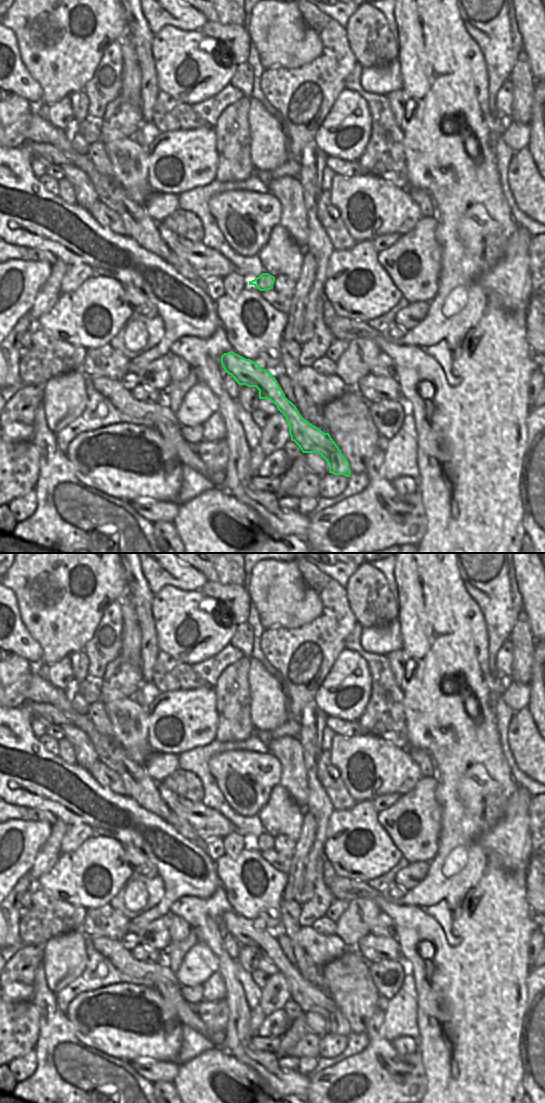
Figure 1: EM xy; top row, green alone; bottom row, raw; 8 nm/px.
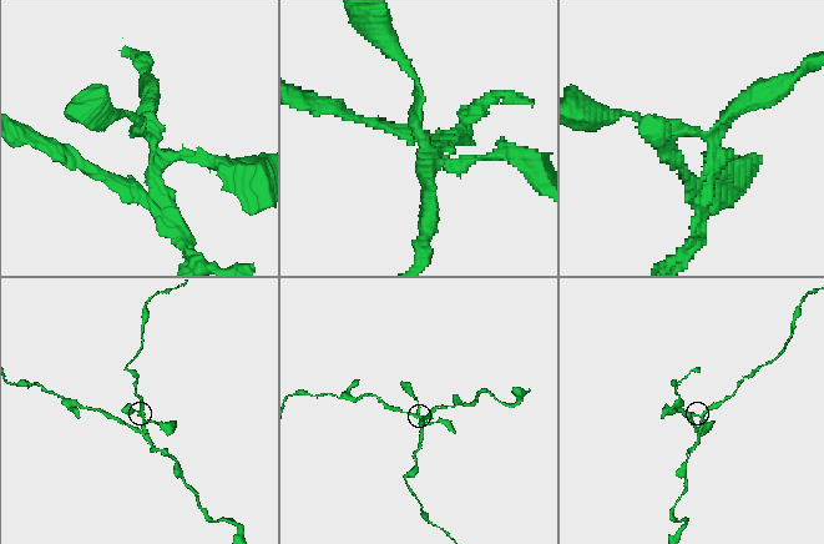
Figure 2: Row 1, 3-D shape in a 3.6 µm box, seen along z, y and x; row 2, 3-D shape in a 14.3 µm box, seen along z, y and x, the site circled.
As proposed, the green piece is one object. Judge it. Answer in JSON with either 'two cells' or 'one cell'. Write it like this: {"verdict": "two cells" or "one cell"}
{"verdict": "two cells"}

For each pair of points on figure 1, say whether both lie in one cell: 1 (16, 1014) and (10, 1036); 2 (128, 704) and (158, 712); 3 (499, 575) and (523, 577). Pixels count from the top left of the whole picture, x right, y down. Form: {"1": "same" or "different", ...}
{"1": "same", "2": "different", "3": "different"}

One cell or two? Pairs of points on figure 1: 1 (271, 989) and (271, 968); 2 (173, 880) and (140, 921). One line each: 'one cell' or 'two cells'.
1: two cells
2: one cell

